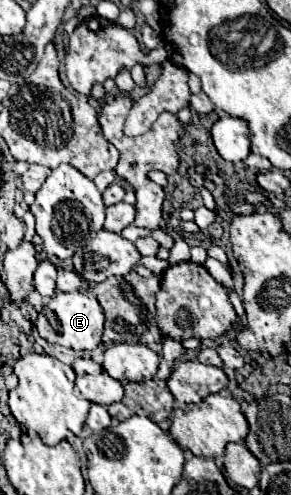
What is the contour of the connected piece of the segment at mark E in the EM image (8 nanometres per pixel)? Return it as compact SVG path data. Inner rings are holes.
M58 291L44 307L44 311L38 315L36 327L40 337L46 339L48 343L58 343L74 351L88 351L88 349L96 349L102 343L104 311L98 299L92 295L84 295L80 291L72 291L72 293Z

